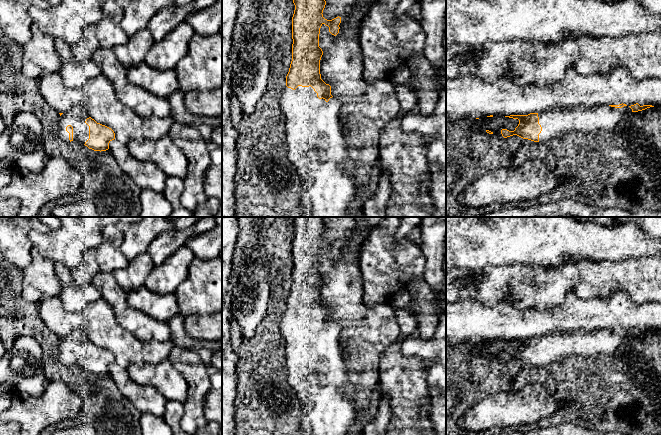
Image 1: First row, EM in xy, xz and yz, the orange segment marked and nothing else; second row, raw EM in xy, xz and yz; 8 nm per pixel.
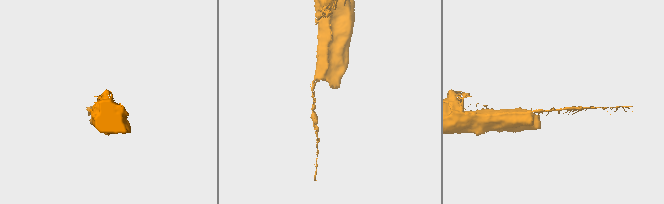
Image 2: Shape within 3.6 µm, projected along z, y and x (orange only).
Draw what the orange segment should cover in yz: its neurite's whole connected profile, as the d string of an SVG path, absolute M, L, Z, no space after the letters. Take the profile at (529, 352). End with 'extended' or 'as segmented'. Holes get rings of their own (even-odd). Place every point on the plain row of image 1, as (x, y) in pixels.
M623 327L598 331L578 329L574 332L555 331L528 339L510 339L505 341L518 343L519 348L514 355L502 353L501 358L504 362L517 359L523 363L546 367L568 356L612 356L625 342L650 331L654 330L640 330L638 327L631 330Z; extended

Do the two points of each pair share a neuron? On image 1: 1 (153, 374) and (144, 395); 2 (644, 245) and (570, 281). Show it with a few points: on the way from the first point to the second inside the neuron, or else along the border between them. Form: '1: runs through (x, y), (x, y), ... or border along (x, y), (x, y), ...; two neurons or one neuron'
1: border along (127, 373), (137, 383), (153, 387), (166, 400); two neurons
2: border along (636, 257), (628, 257), (622, 260), (589, 260); two neurons

